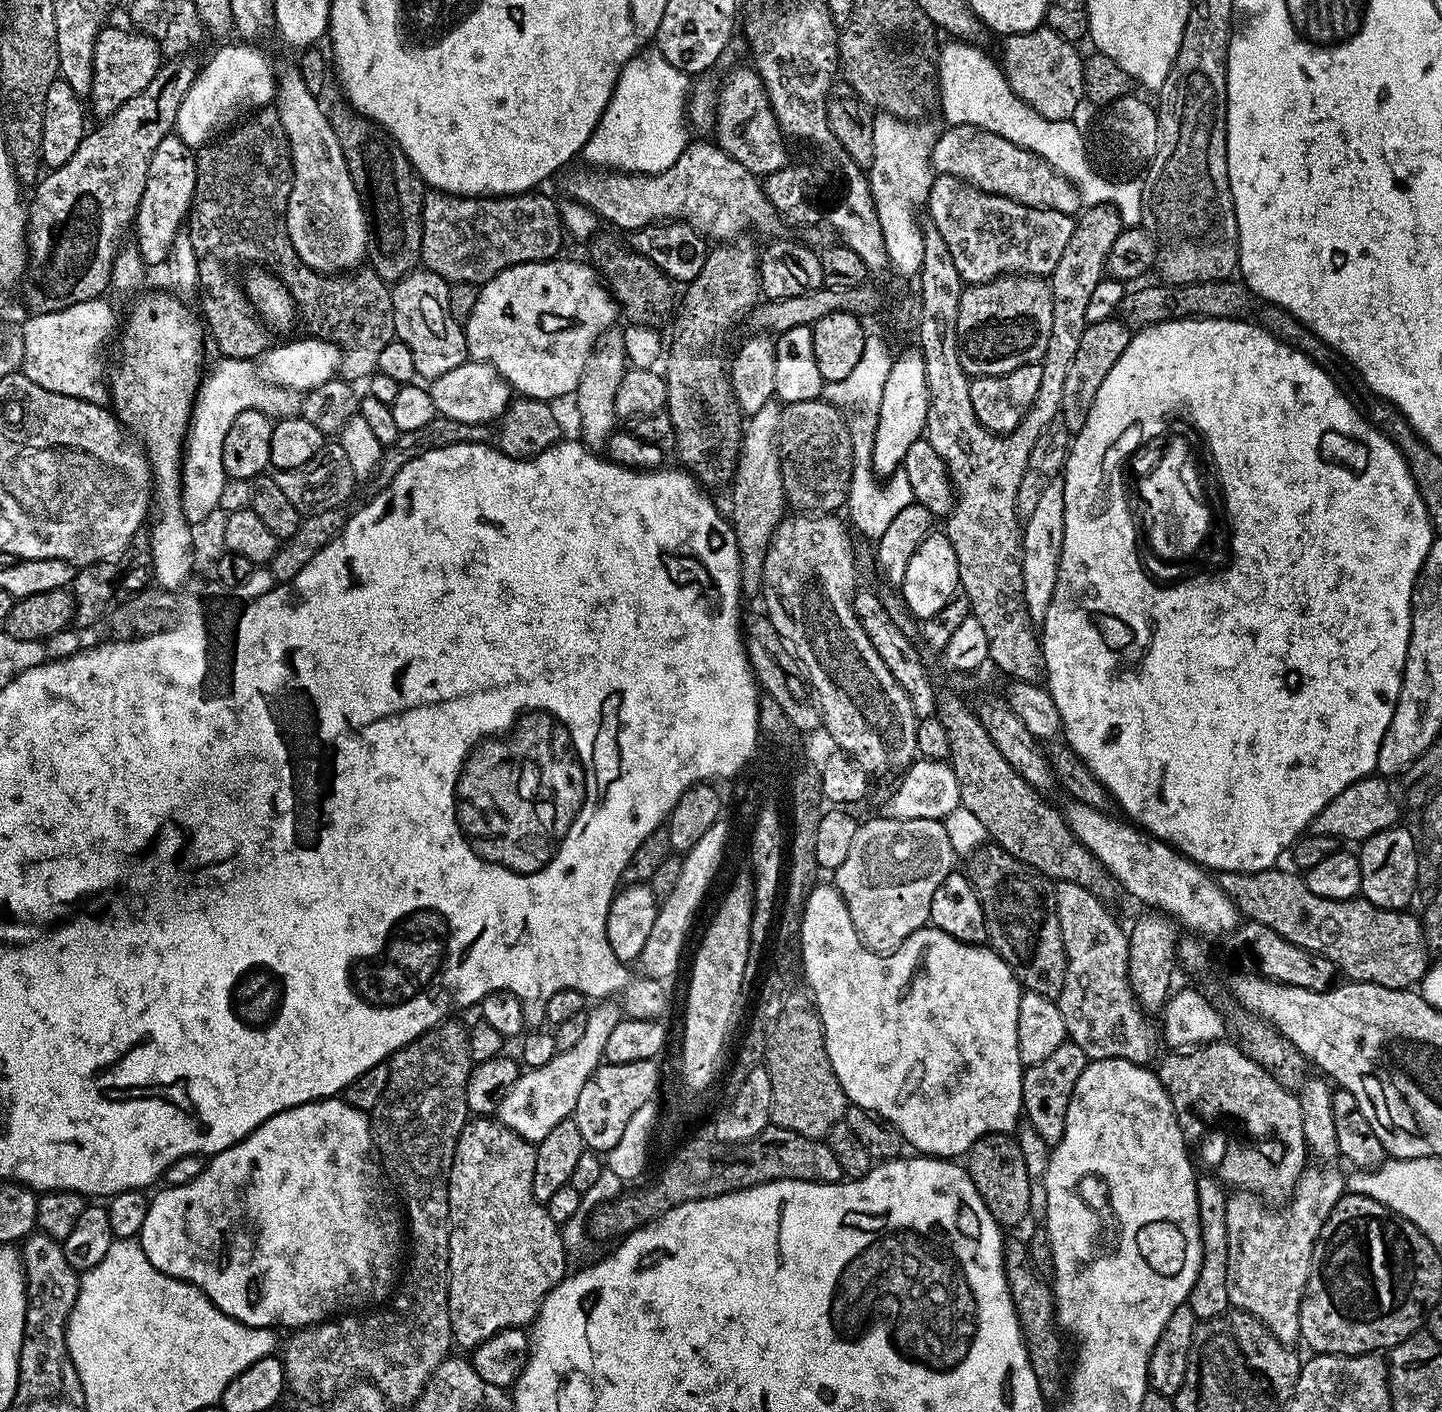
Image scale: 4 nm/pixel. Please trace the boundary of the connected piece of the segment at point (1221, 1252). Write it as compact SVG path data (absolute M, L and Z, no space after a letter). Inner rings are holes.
M1219 1175L1196 1177L1196 1197L1198 1198L1198 1218L1200 1219L1200 1241L1202 1242L1202 1262L1198 1278L1190 1290L1187 1303L1194 1310L1197 1321L1216 1319L1229 1311L1230 1290L1226 1290L1228 1273L1228 1235L1226 1234L1226 1206L1230 1192Z

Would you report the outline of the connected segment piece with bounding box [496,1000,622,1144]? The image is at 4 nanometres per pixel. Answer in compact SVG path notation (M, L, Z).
M607 1000L595 1005L596 1008L587 1013L585 1033L577 1045L570 1050L556 1052L544 1066L525 1069L515 1080L502 1102L496 1118L522 1139L533 1144L540 1143L542 1138L554 1130L558 1122L569 1119L577 1106L578 1095L582 1087L600 1066L606 1048L607 1039L614 1026L622 1018L622 1010Z

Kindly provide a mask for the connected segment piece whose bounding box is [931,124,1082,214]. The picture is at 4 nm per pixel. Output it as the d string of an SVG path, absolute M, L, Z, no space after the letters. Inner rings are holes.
M965 124L945 127L933 146L931 167L941 176L952 176L957 182L971 184L982 192L1005 196L1031 208L1049 208L1069 214L1079 213L1082 208L1075 188L1063 176L1056 175L1040 157L981 128Z

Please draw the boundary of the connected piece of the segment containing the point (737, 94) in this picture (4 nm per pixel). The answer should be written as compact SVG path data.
M753 67L734 69L718 88L714 140L717 147L758 178L787 165L786 138L777 124L763 82Z

